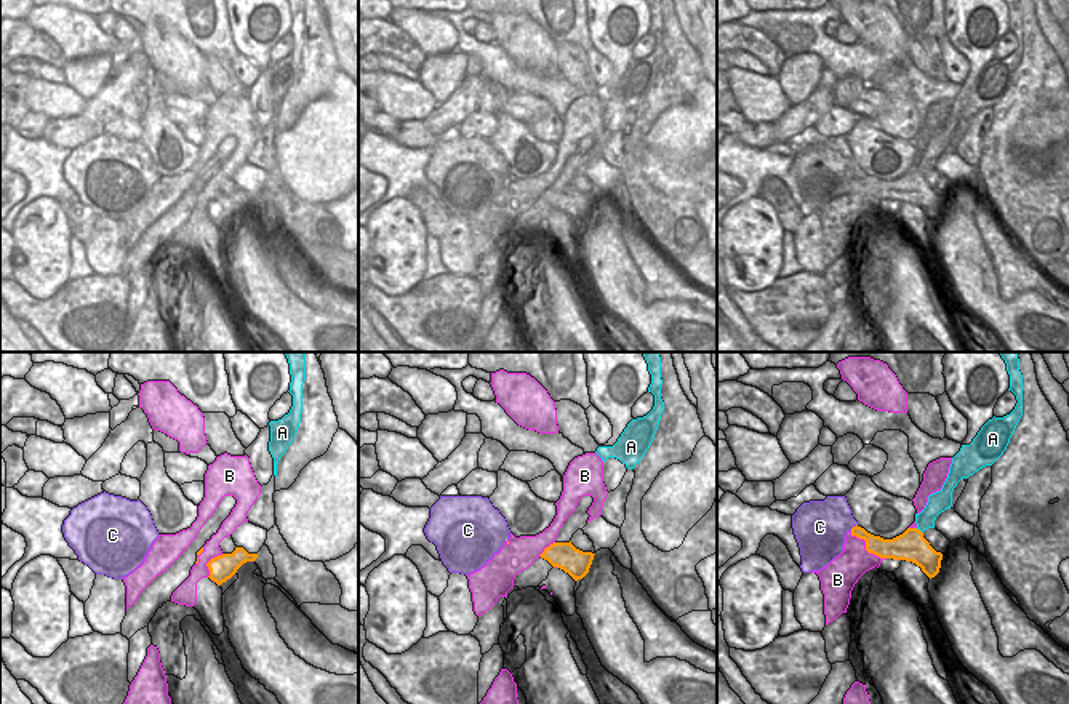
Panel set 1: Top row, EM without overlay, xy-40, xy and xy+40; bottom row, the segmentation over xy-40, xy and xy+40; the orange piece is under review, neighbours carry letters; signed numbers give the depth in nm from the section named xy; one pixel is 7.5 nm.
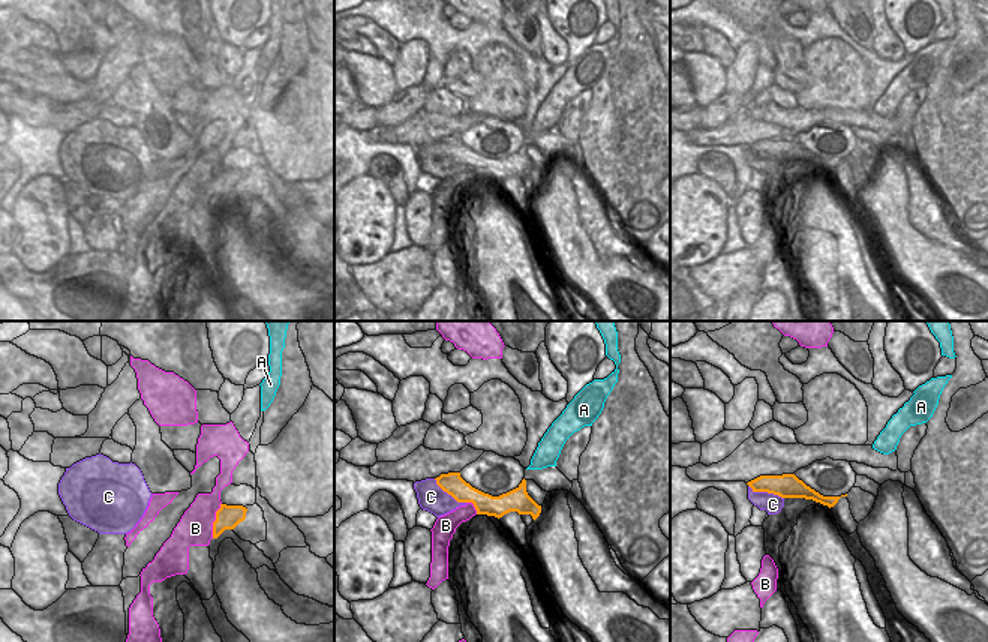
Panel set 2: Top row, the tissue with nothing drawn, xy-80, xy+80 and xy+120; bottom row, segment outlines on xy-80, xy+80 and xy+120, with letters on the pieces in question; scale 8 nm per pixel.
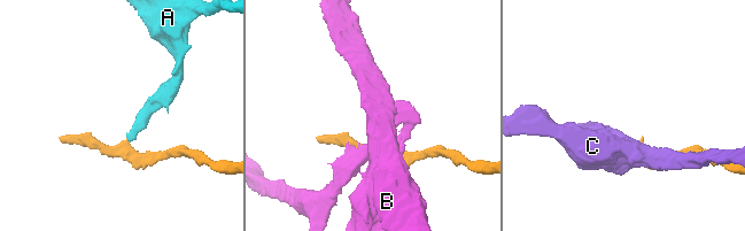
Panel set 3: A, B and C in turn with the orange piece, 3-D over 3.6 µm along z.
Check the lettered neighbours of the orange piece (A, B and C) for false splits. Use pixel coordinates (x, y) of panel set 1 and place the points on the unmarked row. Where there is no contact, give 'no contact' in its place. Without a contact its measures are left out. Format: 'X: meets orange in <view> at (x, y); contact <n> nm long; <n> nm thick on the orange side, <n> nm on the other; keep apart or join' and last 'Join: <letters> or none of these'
A: meets orange in xy+40 at (919, 172); contact 70 nm long; 240 nm thick on the orange side, 150 nm on the other; keep apart
B: meets orange in xy+40 at (866, 189); contact 340 nm long; 170 nm thick on the orange side, 240 nm on the other; keep apart
C: meets orange in xy+40 at (853, 168); contact 80 nm long; 140 nm thick on the orange side, 380 nm on the other; keep apart
Join: none of these

